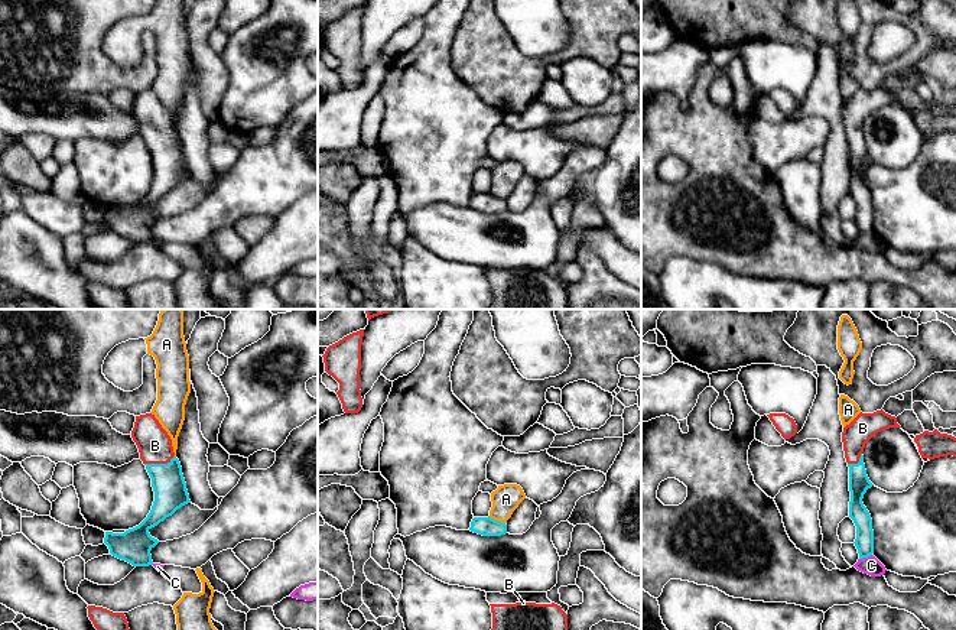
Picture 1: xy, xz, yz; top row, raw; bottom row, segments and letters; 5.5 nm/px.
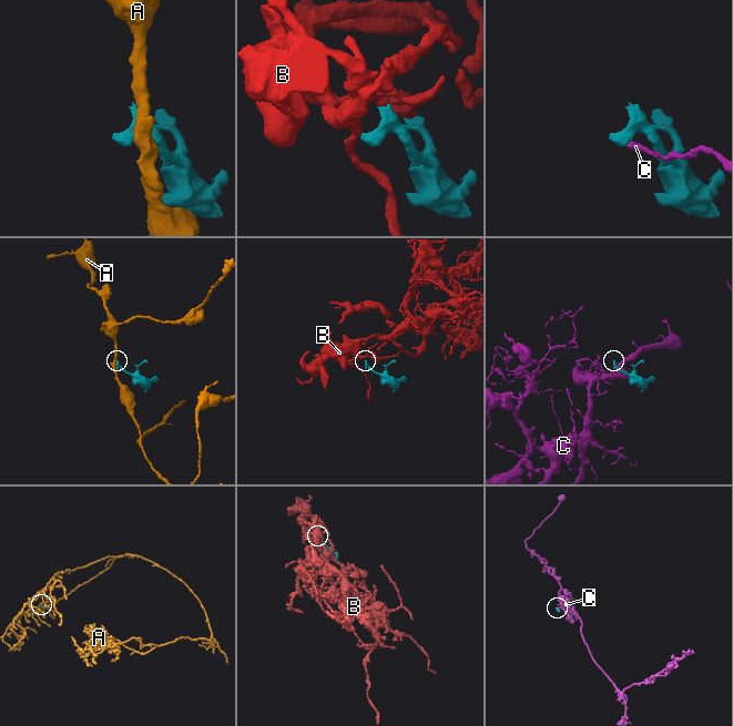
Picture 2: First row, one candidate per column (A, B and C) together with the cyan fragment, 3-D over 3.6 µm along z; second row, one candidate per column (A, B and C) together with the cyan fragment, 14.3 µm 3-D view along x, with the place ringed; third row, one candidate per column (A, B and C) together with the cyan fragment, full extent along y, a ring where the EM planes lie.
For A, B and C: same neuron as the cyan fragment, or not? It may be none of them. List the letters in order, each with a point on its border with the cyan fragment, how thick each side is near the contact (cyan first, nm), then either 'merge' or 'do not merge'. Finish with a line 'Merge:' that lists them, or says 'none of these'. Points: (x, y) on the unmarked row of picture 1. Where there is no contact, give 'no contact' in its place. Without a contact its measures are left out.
A: xz (496, 197) | 110/160 nm | do not merge
B: xy (159, 140) | 180/190 nm | merge
C: yz (865, 233) | 110/100 nm | do not merge
Merge: B

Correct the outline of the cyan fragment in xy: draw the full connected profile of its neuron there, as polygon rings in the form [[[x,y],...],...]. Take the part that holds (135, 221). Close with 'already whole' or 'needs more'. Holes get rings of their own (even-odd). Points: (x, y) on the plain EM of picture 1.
[[[152,90],[136,92],[131,114],[152,155],[155,178],[147,194],[124,210],[105,208],[110,230],[133,243],[153,241],[150,227],[159,220],[149,207],[191,179],[172,116]]]; needs more

